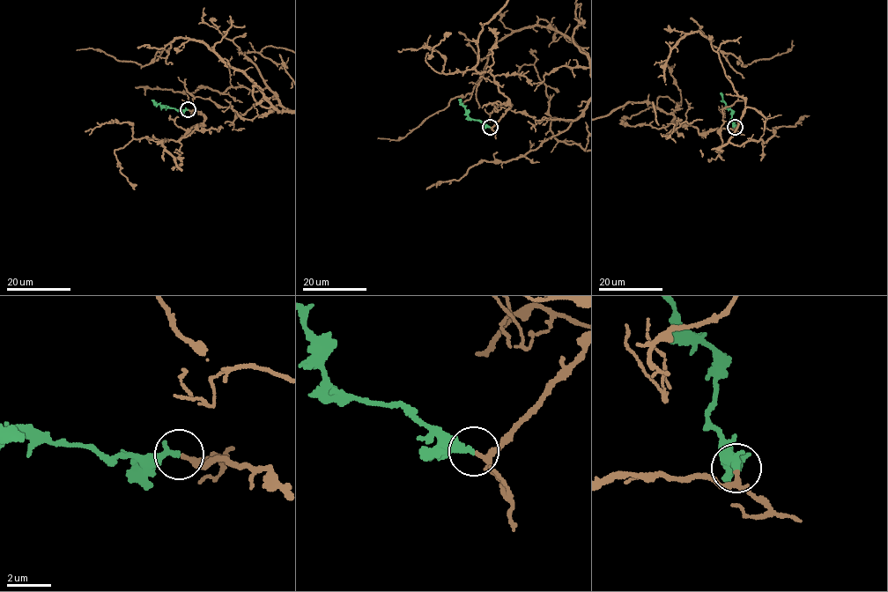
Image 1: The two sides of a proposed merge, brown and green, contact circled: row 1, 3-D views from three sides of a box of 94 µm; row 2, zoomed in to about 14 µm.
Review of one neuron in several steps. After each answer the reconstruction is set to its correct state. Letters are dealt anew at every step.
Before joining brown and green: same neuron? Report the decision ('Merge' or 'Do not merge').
Merge

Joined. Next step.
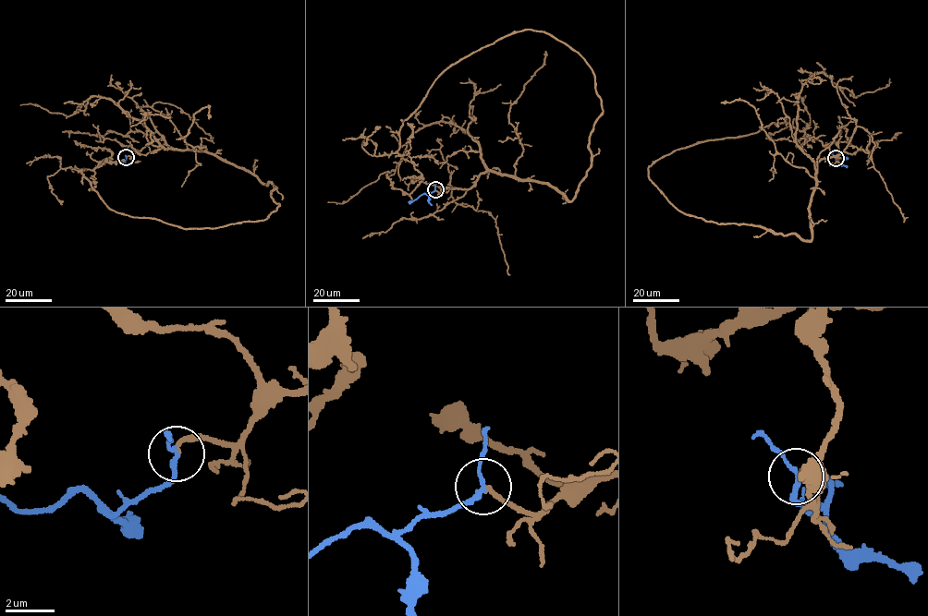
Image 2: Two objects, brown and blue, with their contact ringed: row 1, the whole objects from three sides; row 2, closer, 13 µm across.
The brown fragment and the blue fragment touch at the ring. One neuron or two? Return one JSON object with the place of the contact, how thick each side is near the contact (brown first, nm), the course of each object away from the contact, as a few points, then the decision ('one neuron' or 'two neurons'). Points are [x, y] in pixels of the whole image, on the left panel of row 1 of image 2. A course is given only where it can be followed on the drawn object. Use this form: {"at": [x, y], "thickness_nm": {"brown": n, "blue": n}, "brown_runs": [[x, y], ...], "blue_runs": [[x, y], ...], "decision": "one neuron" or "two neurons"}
{"at": [126, 157], "thickness_nm": {"brown": 190, "blue": 160}, "brown_runs": [[127, 157], [163, 138], [213, 153], [279, 205], [213, 228], [132, 217], [83, 177], [109, 149], [75, 140]], "blue_runs": [[127, 157], [121, 163], [102, 164]], "decision": "one neuron"}

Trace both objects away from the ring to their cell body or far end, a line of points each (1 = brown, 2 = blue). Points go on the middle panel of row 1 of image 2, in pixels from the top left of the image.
1: (435, 190), (572, 199), (581, 56), (523, 30), (452, 64), (399, 131), (421, 181), (386, 174)
2: (435, 189), (409, 201)

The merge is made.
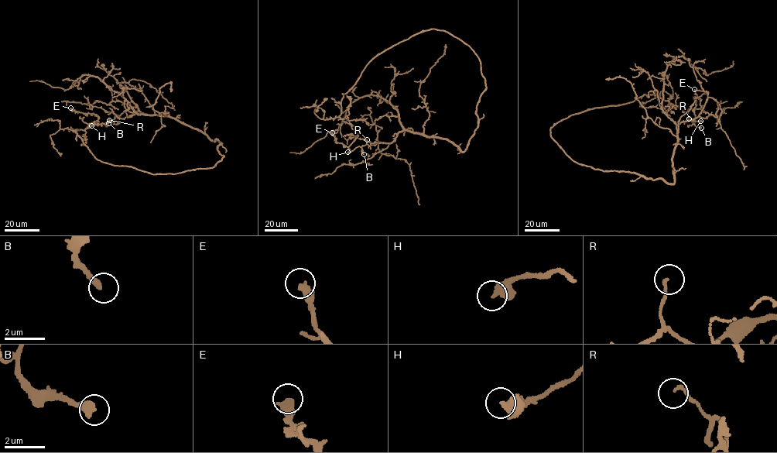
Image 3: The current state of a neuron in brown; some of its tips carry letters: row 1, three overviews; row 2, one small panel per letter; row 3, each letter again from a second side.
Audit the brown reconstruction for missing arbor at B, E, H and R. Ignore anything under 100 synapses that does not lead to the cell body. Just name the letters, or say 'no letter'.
no letter

